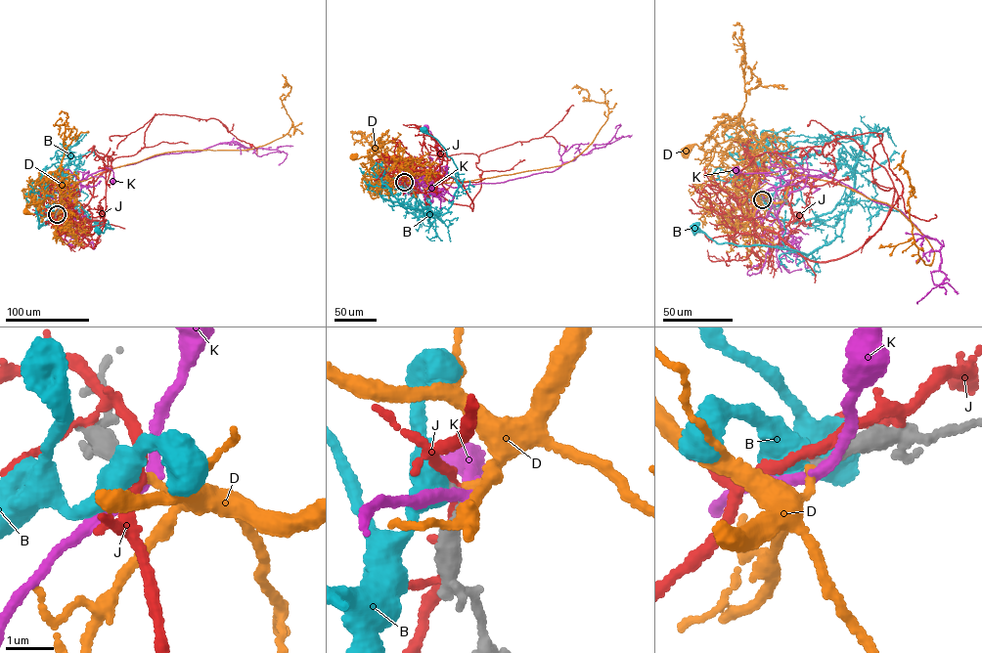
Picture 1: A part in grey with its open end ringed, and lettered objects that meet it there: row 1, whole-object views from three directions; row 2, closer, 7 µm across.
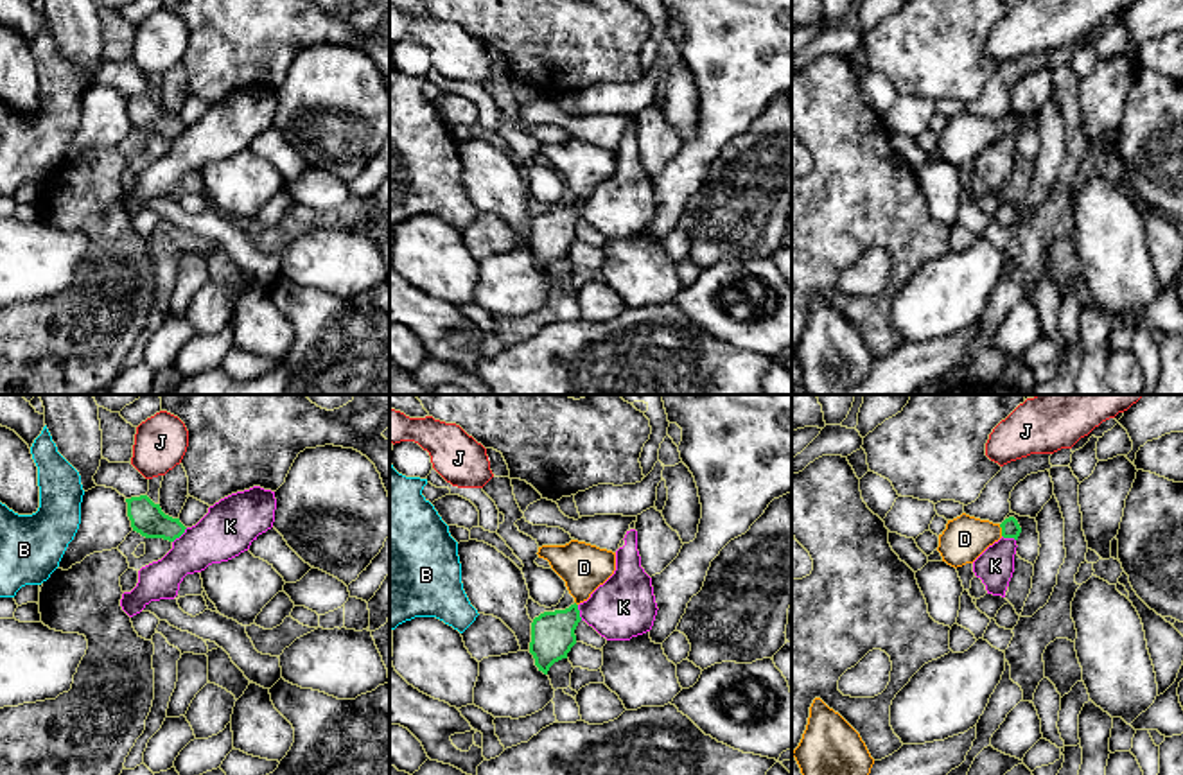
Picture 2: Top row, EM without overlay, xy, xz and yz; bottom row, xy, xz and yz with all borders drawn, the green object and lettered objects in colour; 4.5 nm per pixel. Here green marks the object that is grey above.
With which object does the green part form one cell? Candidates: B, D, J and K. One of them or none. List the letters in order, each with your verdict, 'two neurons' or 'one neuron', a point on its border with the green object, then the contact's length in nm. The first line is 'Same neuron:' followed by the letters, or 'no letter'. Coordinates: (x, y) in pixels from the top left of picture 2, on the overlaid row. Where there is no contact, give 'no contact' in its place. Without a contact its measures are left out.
Same neuron: D
B: two neurons | no contact
D: one neuron | yz (1002, 530) | 60 nm
J: two neurons | no contact
K: two neurons | xy (180, 535) | 100 nm

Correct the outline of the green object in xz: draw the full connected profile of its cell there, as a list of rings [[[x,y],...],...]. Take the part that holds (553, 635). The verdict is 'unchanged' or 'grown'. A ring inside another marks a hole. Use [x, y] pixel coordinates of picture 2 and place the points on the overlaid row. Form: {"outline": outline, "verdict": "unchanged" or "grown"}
{"outline": [[[576,603],[565,610],[544,612],[533,619],[530,653],[539,671],[548,675],[555,662],[567,658],[567,653],[576,644],[574,630],[580,621]]], "verdict": "unchanged"}

